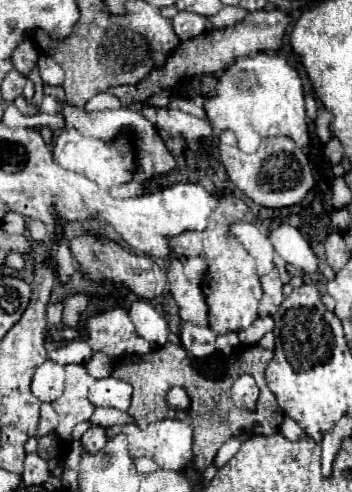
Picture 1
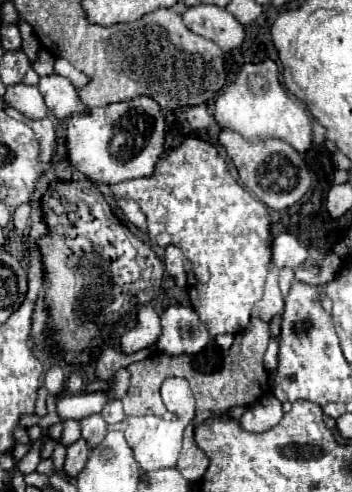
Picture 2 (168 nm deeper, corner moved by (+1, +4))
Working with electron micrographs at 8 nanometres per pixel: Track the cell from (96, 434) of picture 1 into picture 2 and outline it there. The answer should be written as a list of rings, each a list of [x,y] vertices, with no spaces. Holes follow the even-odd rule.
[[[79,438],[77,442],[73,442],[67,448],[67,460],[65,460],[67,474],[77,476],[83,470],[87,458],[89,458],[89,446],[87,446],[87,442],[83,442],[83,438]]]

